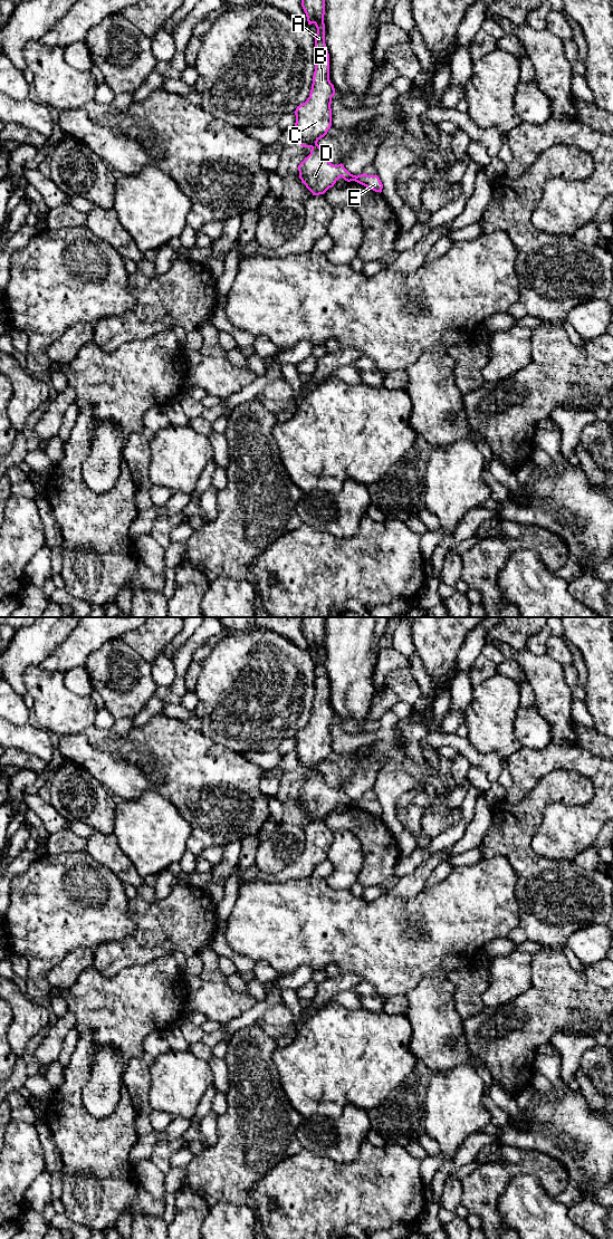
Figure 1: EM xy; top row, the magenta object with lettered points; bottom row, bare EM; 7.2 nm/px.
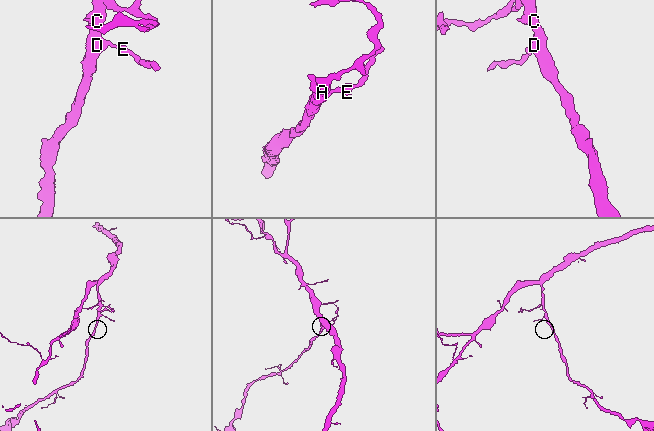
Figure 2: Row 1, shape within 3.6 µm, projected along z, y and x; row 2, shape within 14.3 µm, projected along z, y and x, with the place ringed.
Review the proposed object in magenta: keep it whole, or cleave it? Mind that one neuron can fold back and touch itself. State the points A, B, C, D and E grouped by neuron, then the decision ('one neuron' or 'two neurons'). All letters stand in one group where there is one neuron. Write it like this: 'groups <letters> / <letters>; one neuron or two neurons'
groups A B C D E; one neuron

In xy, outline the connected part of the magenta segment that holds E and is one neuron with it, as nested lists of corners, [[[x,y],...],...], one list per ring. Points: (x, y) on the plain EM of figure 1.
[[[303,617],[301,632],[306,638],[308,650],[314,649],[317,653],[315,663],[315,697],[309,722],[305,728],[297,731],[294,737],[296,740],[295,751],[298,756],[298,768],[304,772],[310,772],[310,779],[298,790],[299,804],[313,820],[324,819],[329,813],[333,813],[336,806],[343,803],[345,806],[355,806],[375,817],[382,817],[383,809],[380,803],[375,800],[351,799],[344,790],[332,789],[325,781],[317,767],[324,762],[332,751],[332,722],[335,720],[334,710],[329,705],[329,679],[325,669],[325,617]]]

